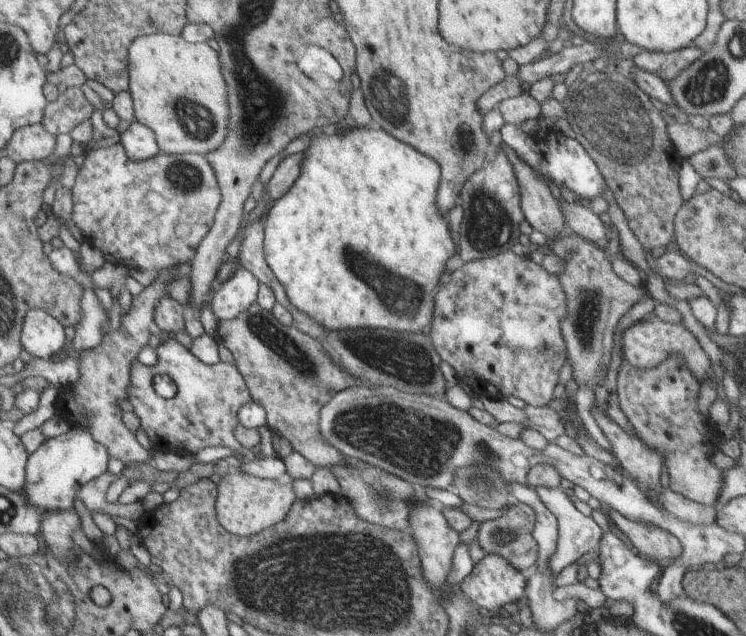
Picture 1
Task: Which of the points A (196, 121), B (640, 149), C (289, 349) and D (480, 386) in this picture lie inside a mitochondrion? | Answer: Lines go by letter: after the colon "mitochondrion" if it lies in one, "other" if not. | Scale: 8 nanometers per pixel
A: mitochondrion
B: mitochondrion
C: mitochondrion
D: other

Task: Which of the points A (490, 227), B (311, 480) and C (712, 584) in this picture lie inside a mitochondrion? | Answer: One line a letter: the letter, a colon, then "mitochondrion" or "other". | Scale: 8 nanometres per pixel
A: mitochondrion
B: other
C: other

